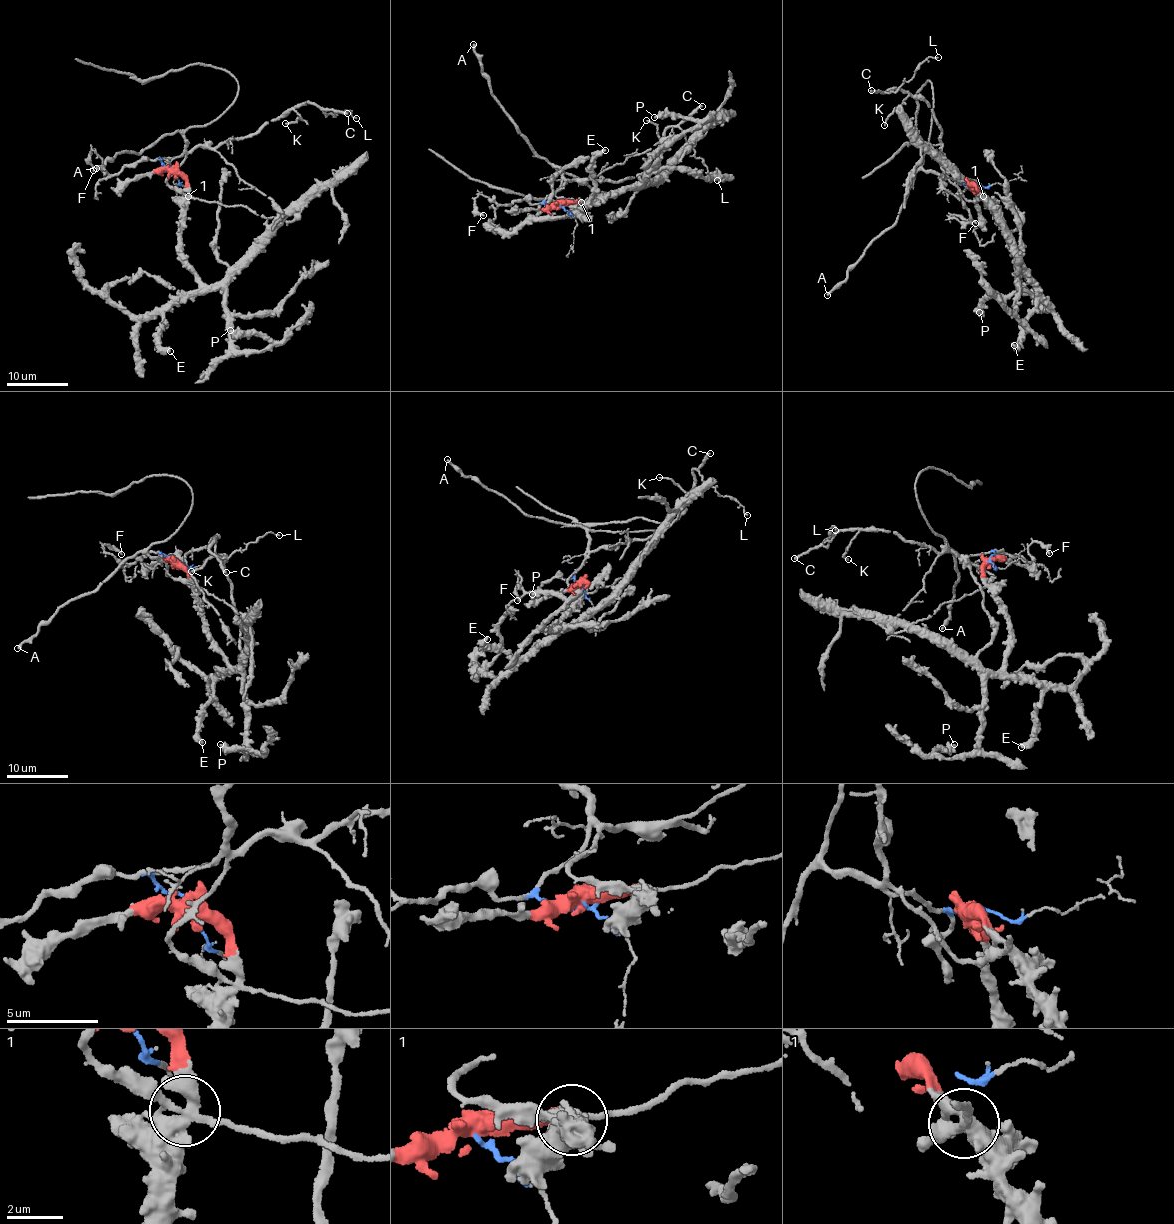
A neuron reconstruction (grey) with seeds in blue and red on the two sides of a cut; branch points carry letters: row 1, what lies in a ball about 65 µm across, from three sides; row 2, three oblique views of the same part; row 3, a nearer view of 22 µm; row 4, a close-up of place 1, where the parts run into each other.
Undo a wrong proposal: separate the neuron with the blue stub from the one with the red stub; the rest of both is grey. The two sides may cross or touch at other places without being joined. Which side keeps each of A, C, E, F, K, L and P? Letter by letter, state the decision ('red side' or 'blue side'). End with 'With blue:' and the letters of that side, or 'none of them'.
A: blue side
C: blue side
E: red side
F: blue side
K: blue side
L: blue side
P: red side
With blue: A, C, F, K, L

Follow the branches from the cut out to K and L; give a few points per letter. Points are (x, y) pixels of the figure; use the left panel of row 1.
K: (174, 169), (165, 166), (161, 158), (250, 137), (291, 109), (299, 115), (284, 123)
L: (174, 169), (165, 166), (161, 158), (250, 137), (268, 121), (308, 101), (325, 115), (350, 111), (356, 118)

